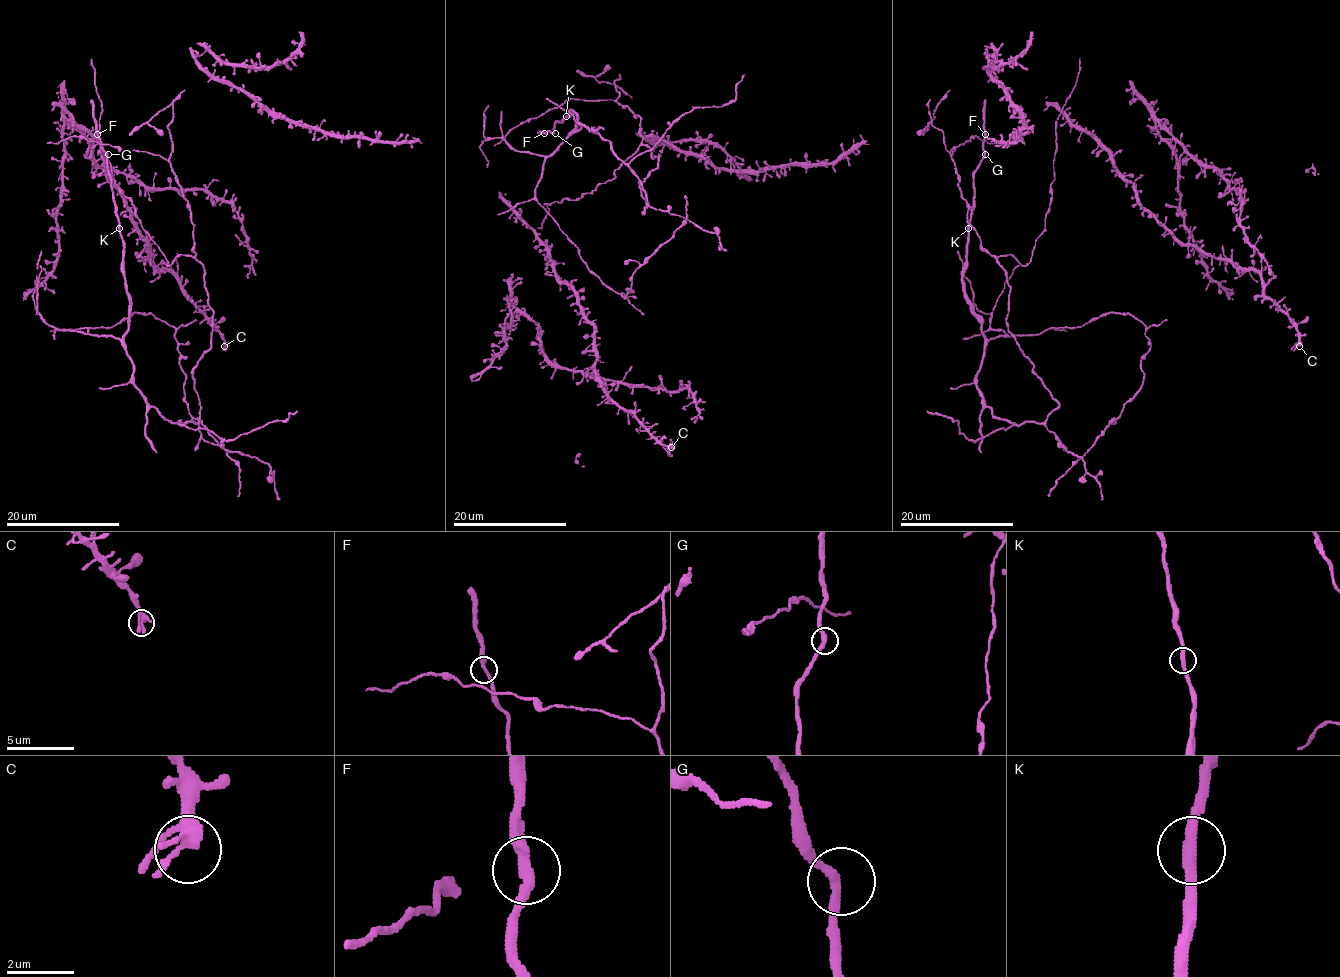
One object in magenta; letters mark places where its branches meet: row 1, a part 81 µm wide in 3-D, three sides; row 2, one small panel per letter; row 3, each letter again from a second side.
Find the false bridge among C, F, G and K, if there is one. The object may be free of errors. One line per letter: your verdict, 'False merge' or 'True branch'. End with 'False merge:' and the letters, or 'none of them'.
C: True branch
F: True branch
G: True branch
K: True branch
False merge: none of them

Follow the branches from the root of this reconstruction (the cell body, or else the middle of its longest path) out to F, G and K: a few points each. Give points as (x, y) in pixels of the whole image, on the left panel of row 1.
F: (209, 303), (212, 341), (193, 370), (200, 417), (173, 424), (134, 383), (124, 245), (97, 134)
G: (209, 303), (212, 341), (193, 370), (200, 417), (173, 424), (134, 383), (108, 154)
K: (209, 303), (212, 341), (193, 370), (200, 417), (173, 424), (134, 383), (124, 340), (129, 296), (119, 228)

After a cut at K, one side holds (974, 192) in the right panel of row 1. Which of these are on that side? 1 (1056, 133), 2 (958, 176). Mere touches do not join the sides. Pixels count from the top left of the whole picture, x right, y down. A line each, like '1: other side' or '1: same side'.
1: other side
2: other side

